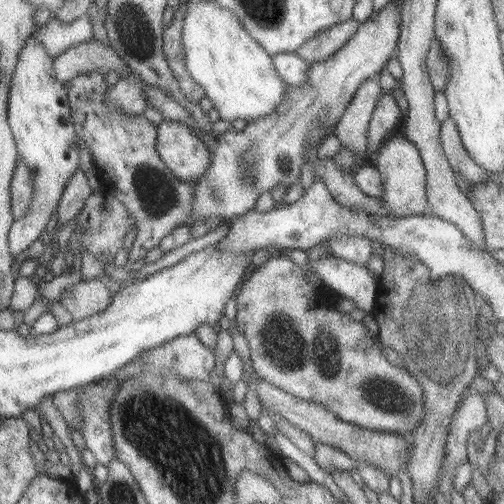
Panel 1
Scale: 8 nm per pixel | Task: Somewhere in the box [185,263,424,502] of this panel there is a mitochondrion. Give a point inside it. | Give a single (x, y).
(287, 347)

